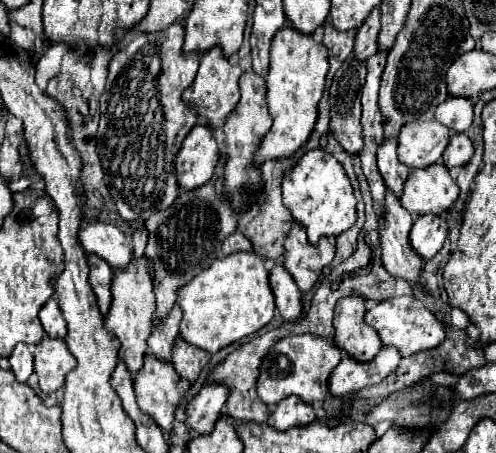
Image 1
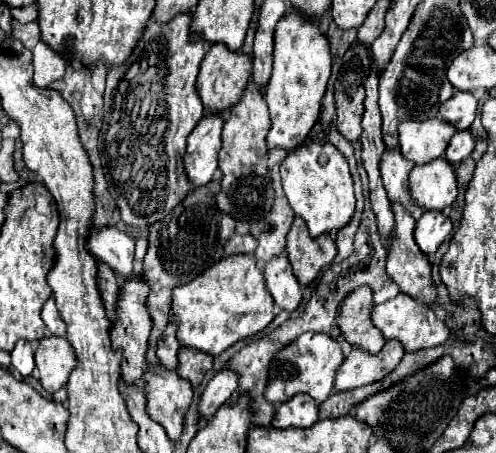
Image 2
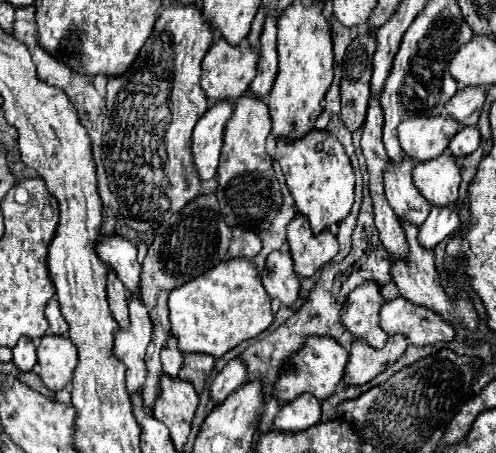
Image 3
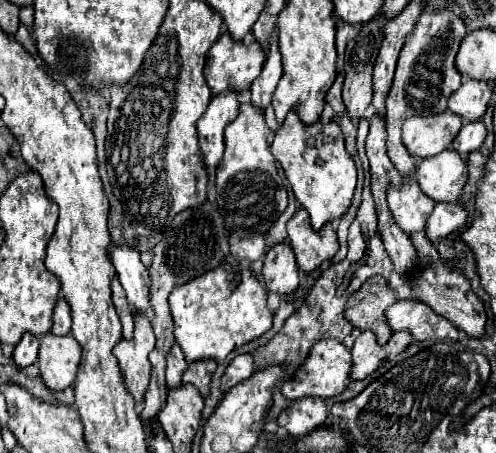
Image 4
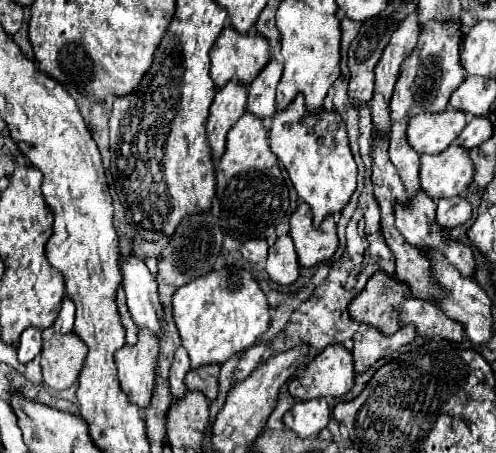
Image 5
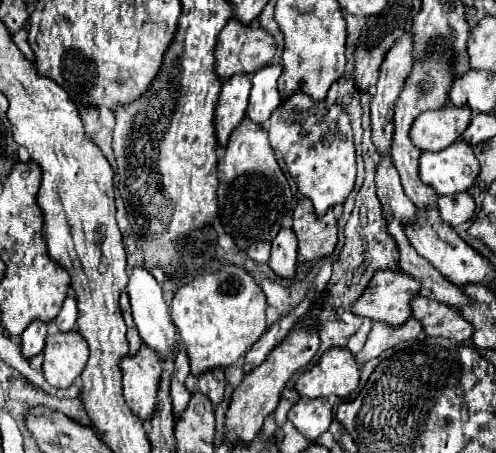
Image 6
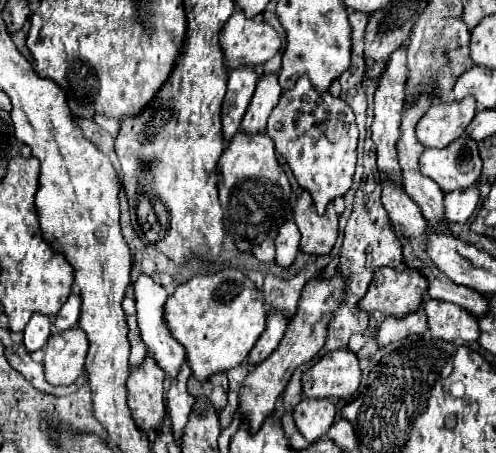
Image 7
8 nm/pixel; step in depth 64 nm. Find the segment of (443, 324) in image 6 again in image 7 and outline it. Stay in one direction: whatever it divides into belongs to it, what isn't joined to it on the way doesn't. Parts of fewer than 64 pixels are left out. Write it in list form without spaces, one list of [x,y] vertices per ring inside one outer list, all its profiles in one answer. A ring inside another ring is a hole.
[[[424,296],[422,310],[428,316],[428,328],[432,338],[440,338],[446,342],[476,342],[480,336],[476,318],[456,304]]]

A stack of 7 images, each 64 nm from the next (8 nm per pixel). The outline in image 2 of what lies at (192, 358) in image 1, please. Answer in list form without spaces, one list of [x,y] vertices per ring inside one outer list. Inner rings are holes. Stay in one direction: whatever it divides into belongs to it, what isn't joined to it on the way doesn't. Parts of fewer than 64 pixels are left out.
[[[180,346],[176,372],[178,372],[184,380],[190,380],[192,388],[198,388],[202,376],[204,376],[210,368],[212,368],[212,356],[210,356],[210,354],[202,352],[202,350],[196,350],[196,348]]]

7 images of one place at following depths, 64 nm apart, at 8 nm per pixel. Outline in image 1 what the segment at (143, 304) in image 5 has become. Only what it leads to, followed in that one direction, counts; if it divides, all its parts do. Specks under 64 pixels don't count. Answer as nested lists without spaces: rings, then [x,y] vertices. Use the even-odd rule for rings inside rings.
[[[100,220],[84,222],[78,232],[78,240],[84,252],[98,254],[112,268],[124,268],[132,258],[130,238],[116,226],[104,224]]]

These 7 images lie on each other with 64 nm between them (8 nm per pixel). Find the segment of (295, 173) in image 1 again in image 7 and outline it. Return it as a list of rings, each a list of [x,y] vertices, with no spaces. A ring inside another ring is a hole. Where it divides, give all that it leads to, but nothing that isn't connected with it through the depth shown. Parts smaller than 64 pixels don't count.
[[[302,76],[294,90],[284,92],[278,106],[272,110],[266,134],[284,156],[296,182],[310,192],[318,214],[324,214],[334,198],[350,190],[356,168],[358,130],[354,114],[342,98],[332,98],[330,92],[316,92],[310,80]]]

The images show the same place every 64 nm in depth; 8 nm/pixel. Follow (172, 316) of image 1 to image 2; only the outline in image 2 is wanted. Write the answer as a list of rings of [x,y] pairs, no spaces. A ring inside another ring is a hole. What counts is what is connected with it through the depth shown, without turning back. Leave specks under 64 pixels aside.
[[[218,184],[194,188],[164,218],[160,218],[156,224],[148,226],[148,252],[144,256],[144,280],[150,286],[148,310],[150,310],[154,328],[152,328],[146,360],[152,364],[158,364],[156,362],[156,356],[158,356],[160,364],[168,370],[176,370],[178,348],[180,348],[180,342],[176,338],[176,322],[170,320],[172,290],[176,286],[186,284],[188,280],[196,278],[200,272],[208,270],[212,264],[216,264],[216,260],[220,260],[224,256],[224,242],[234,234],[236,222],[232,216],[224,214],[216,206],[216,200],[214,200],[216,192],[218,192]],[[164,324],[168,324],[166,330],[164,330]],[[160,332],[164,332],[164,334],[156,344],[156,336],[160,336]]]

